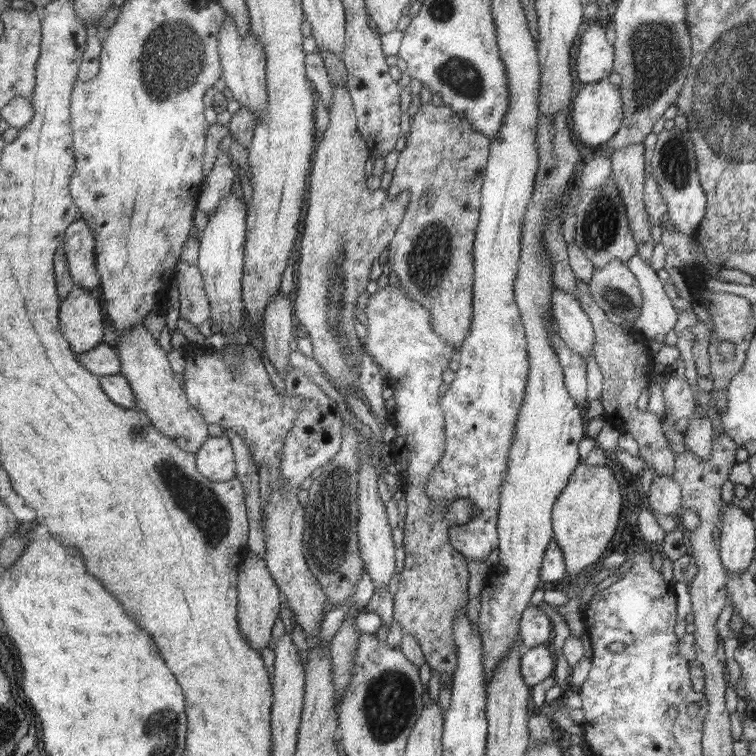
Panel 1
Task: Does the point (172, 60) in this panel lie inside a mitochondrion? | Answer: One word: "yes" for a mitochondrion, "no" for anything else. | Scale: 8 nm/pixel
yes

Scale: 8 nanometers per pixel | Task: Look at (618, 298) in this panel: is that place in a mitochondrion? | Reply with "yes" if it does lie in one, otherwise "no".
yes

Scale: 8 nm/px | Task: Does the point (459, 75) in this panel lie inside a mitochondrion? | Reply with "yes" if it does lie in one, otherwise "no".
yes

